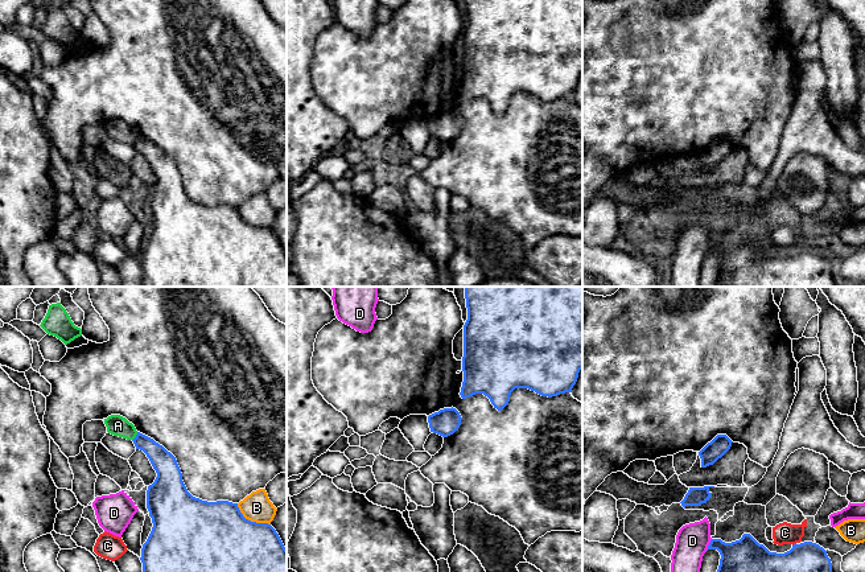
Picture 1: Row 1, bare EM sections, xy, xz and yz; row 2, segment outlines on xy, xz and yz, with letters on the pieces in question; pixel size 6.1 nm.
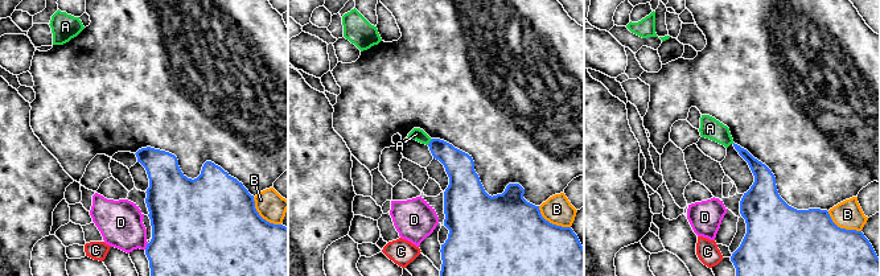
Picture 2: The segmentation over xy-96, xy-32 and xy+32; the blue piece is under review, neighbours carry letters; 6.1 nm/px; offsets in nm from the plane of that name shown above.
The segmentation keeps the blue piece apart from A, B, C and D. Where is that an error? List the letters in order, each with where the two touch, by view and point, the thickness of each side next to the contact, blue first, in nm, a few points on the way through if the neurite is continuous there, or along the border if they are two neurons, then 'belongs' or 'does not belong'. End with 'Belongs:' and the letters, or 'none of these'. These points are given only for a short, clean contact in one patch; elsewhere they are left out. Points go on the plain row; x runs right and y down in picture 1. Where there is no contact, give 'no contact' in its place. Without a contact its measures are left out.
A: contact xy (136, 140); calibres 150 and 130 nm; border xy (138, 136), (132, 144); does not belong
B: contact xy (250, 225); calibres 500 and 180 nm; does not belong
C: contact yz (794, 249); calibres 400 and 130 nm; does not belong
D: contact yz (709, 249); calibres 320 and 200 nm; does not belong
Belongs: none of these

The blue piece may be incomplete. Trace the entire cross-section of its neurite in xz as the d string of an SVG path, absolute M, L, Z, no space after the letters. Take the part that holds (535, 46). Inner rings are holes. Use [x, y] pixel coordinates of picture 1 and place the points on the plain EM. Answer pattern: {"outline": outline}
{"outline": "M465 0L465 3L467 24L464 29L464 86L460 96L462 103L483 98L494 112L501 115L508 108L510 99L515 92L528 92L548 102L572 95L582 73L582 0Z"}

